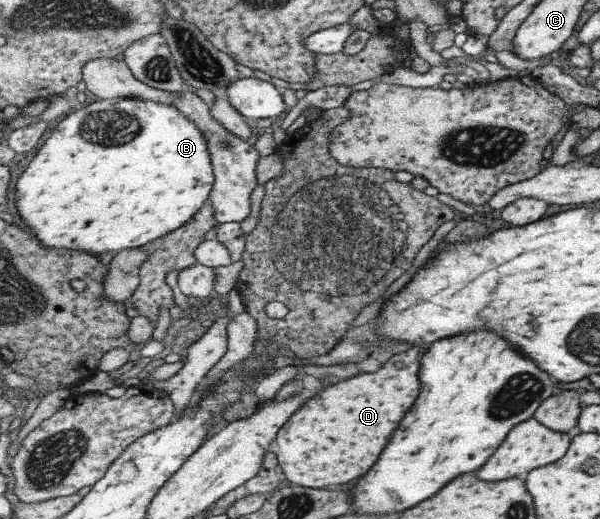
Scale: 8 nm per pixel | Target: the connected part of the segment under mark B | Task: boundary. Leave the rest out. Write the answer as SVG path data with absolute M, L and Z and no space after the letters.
M132 97L98 98L70 114L52 131L16 183L17 207L46 247L122 252L143 248L183 228L211 199L215 184L209 142L176 105Z

